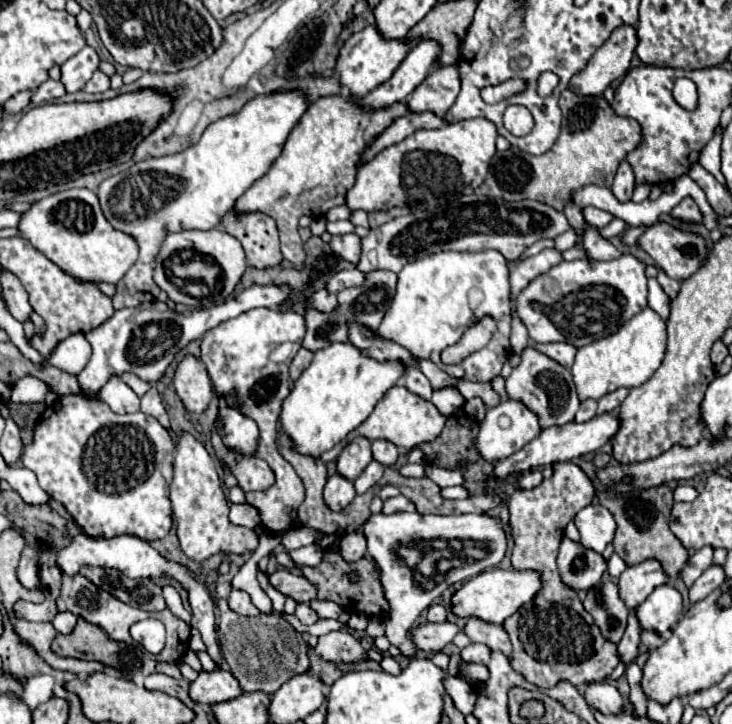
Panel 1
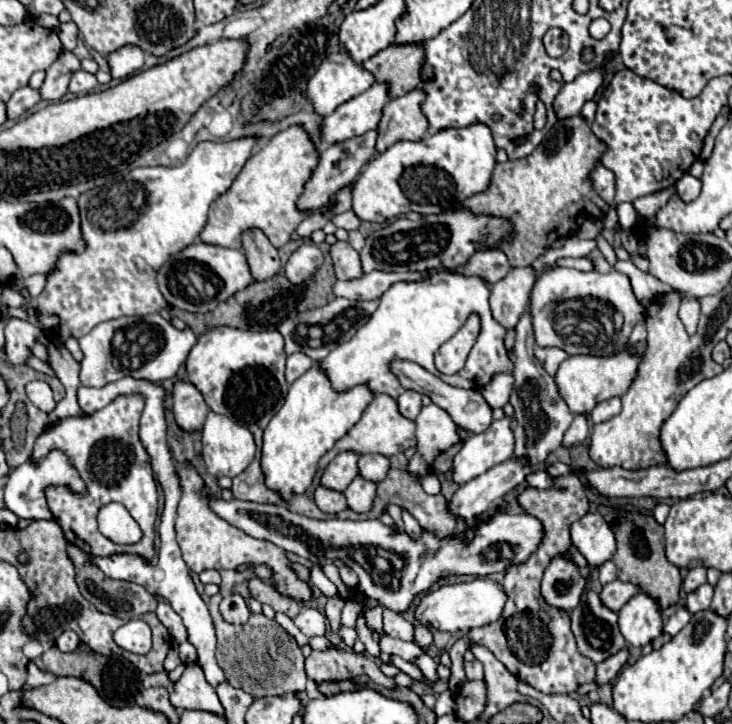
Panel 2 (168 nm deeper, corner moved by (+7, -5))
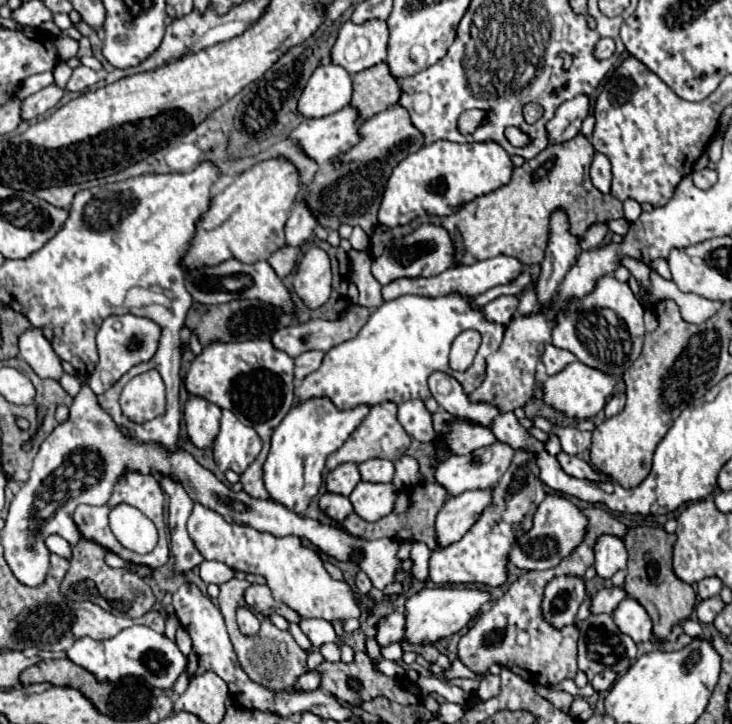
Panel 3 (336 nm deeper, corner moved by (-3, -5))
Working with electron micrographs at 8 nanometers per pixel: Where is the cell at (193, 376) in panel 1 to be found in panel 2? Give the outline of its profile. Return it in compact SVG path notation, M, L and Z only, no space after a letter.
M179 381L173 387L173 415L175 423L191 433L199 431L205 423L205 417L209 413L209 407L203 399L203 395L193 387L189 381Z

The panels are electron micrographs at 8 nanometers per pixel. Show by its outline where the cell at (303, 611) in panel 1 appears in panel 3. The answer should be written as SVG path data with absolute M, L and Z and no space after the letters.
M301 619L299 627L303 629L303 633L309 637L309 641L319 647L323 643L335 643L337 635L331 623L327 623L325 619Z

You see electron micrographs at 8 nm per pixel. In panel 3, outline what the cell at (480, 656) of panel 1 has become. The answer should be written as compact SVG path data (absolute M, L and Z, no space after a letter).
M485 673L483 679L479 681L479 689L477 689L477 697L481 701L487 701L491 697L495 697L501 689L501 681L499 681L499 675L491 675L491 673Z

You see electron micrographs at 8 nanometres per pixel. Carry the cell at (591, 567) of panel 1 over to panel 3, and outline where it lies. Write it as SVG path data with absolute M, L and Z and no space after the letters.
M559 575L551 579L545 587L543 599L543 615L557 629L575 623L579 605L587 597L585 581L581 577Z

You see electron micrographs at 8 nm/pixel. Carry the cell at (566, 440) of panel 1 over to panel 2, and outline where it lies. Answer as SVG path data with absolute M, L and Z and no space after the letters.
M509 459L485 471L455 491L453 499L447 503L449 513L463 521L479 517L487 509L501 503L501 499L521 483L521 473L529 475L531 471L533 469L527 463L517 463L517 459Z

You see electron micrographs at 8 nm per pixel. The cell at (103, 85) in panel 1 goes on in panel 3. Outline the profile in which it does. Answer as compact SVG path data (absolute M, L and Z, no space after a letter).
M79 65L77 69L73 69L73 75L65 89L67 91L85 91L87 87L93 87L97 81L99 81L99 75L93 69Z

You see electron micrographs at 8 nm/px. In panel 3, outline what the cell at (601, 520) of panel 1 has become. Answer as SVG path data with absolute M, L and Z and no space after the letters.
M599 535L595 541L595 569L603 579L611 579L615 571L625 569L627 549L623 539L615 535Z

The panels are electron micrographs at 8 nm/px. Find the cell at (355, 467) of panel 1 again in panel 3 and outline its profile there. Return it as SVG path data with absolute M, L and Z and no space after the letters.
M341 463L337 469L329 471L325 485L327 485L327 491L347 497L359 481L361 481L361 475L359 475L357 465L355 463Z

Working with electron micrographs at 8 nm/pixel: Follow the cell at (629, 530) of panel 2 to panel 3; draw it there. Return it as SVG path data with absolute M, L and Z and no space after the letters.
M629 527L627 535L623 537L631 561L627 563L625 591L629 597L637 599L647 609L649 617L653 619L653 631L657 641L665 639L675 623L689 619L697 599L693 587L681 581L673 571L671 555L673 555L675 539L677 539L675 533L667 533L661 527Z

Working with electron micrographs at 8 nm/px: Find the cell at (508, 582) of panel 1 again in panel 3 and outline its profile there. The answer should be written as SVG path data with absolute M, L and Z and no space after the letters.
M435 587L435 589L423 589L415 593L411 599L407 599L407 625L405 625L405 639L411 643L435 643L443 637L451 637L453 633L461 631L469 625L475 615L483 613L483 609L491 605L491 595L481 589L459 589L459 587Z

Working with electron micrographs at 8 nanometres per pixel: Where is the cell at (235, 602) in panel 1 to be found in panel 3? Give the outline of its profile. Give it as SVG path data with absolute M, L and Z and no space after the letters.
M249 607L237 609L237 623L239 623L241 633L245 633L245 635L255 635L259 631L259 619Z

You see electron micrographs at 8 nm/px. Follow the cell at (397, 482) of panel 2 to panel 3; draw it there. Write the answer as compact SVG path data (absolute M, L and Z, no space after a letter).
M437 483L417 485L415 497L413 497L413 489L403 489L403 491L397 493L395 507L387 517L375 521L375 523L369 523L369 521L365 521L365 519L361 519L359 515L353 513L353 529L349 529L349 531L353 531L353 533L367 531L369 539L389 537L389 539L395 539L395 541L421 541L429 549L439 547L439 541L437 541L437 535L435 535L435 517L441 511L441 507L445 505L447 497L449 497L449 493L443 487L439 487Z

